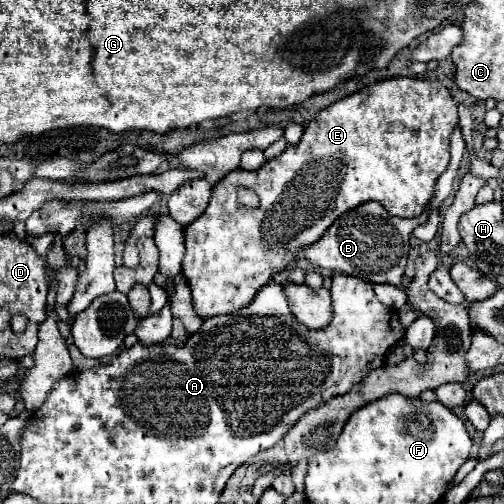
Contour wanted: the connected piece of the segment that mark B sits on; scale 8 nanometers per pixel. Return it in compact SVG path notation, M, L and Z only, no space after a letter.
M456 128L456 132L450 138L450 164L446 168L446 172L440 176L440 180L436 182L436 192L432 196L432 200L428 202L428 208L424 208L424 212L416 218L396 218L390 216L378 202L364 202L360 204L356 210L350 210L346 214L342 214L338 220L334 220L334 224L326 230L326 234L312 246L306 246L302 250L302 256L306 260L310 260L314 266L320 266L324 270L334 270L334 272L344 272L344 274L354 274L360 278L366 278L372 284L384 282L384 284L392 284L392 286L402 286L404 280L404 268L408 262L408 250L410 250L410 234L412 230L428 220L428 214L432 210L438 210L438 206L452 194L454 190L454 178L458 174L462 156L464 156L464 138L460 134L460 130Z

